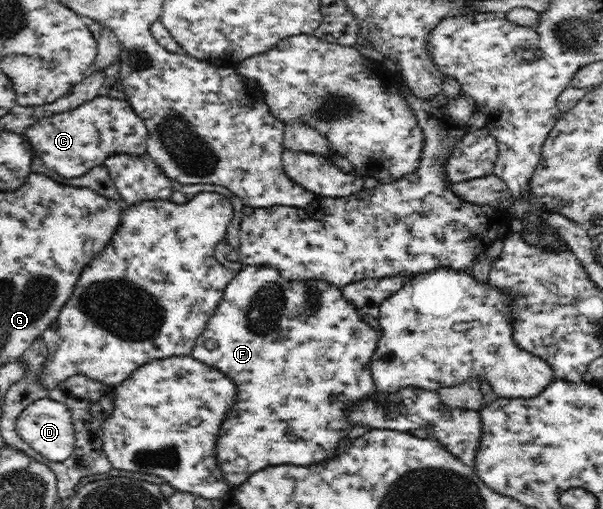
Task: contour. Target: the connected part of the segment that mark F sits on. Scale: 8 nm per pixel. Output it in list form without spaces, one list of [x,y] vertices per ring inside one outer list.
[[[250,265],[243,267],[232,281],[224,288],[223,296],[212,317],[208,320],[204,331],[197,337],[191,356],[206,365],[219,369],[224,375],[232,380],[236,388],[236,397],[227,416],[221,421],[216,438],[216,460],[218,468],[224,474],[224,480],[230,488],[238,488],[243,485],[248,477],[256,471],[262,471],[270,465],[282,465],[282,463],[294,463],[296,466],[312,465],[322,459],[322,463],[330,461],[332,455],[338,449],[338,443],[348,435],[352,424],[347,418],[347,407],[355,404],[358,400],[374,393],[375,383],[370,371],[372,354],[380,339],[380,330],[374,322],[366,319],[362,313],[346,301],[343,296],[343,288],[328,283],[325,279],[306,279],[306,281],[290,281],[280,277],[277,269],[269,265]]]

